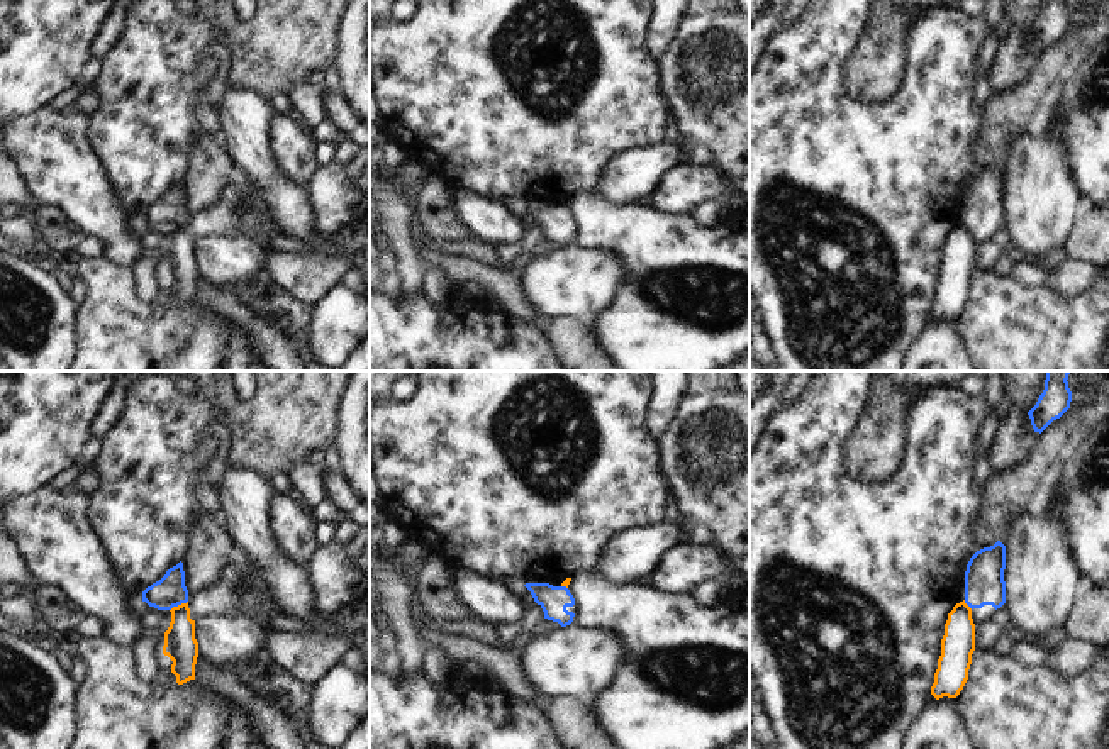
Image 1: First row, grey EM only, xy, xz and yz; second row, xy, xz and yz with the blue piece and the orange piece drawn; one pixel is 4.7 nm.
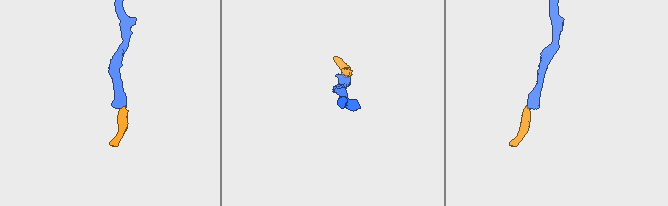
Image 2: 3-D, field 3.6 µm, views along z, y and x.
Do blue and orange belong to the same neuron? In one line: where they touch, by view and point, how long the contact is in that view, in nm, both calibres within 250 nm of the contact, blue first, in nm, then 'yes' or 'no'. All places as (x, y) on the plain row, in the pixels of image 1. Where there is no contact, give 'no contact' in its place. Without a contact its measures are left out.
contact xy (178, 224); length 100 nm; calibres 150 and 160 nm; no

